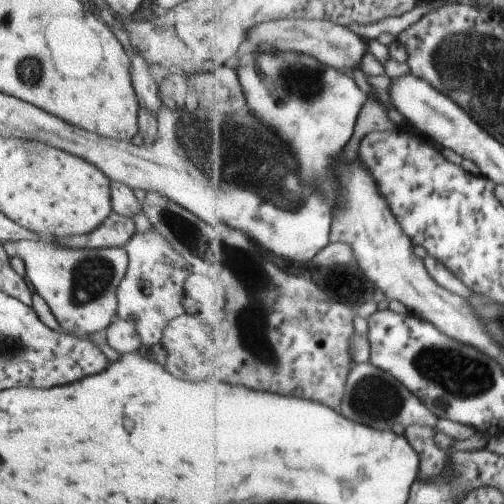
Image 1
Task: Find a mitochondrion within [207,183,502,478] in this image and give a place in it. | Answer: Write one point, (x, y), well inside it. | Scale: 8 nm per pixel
(461, 374)

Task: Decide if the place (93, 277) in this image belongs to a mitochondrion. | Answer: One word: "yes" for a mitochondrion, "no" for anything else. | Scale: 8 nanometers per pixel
yes

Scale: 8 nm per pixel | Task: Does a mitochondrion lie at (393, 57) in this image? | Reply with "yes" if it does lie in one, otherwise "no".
no

